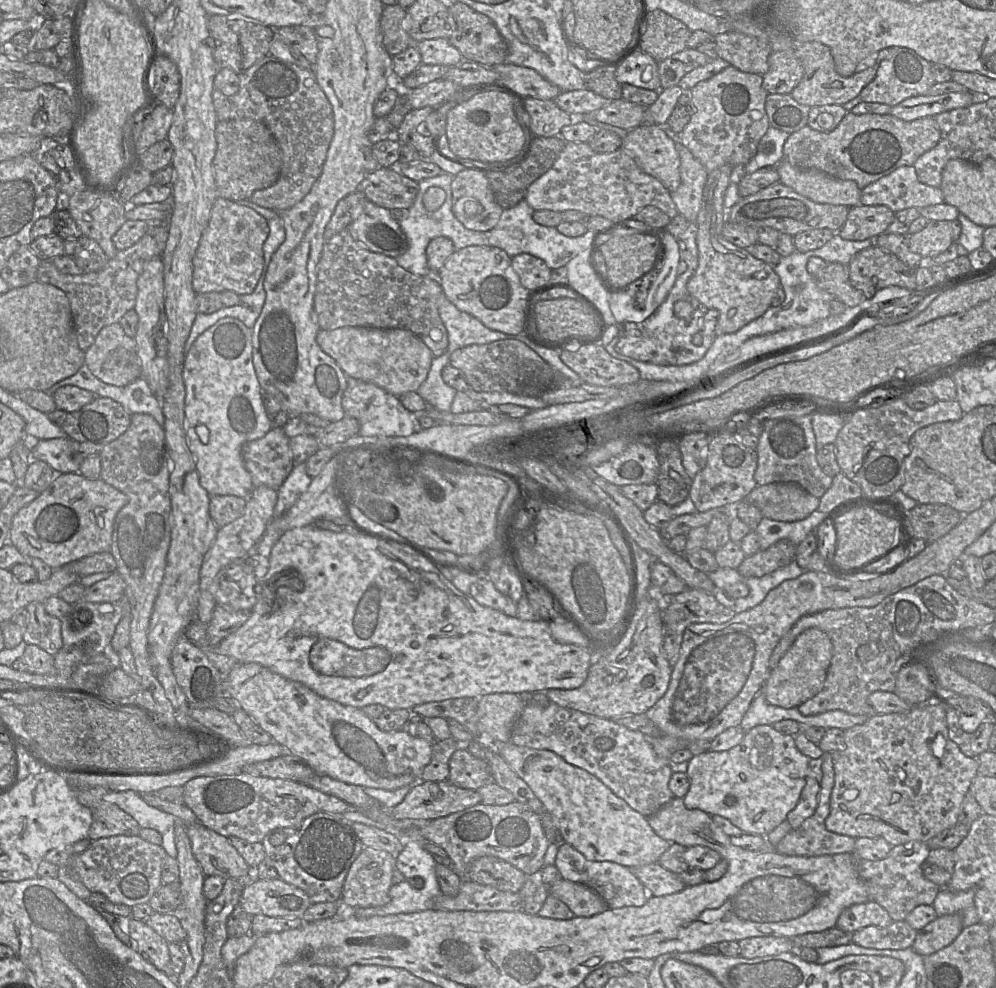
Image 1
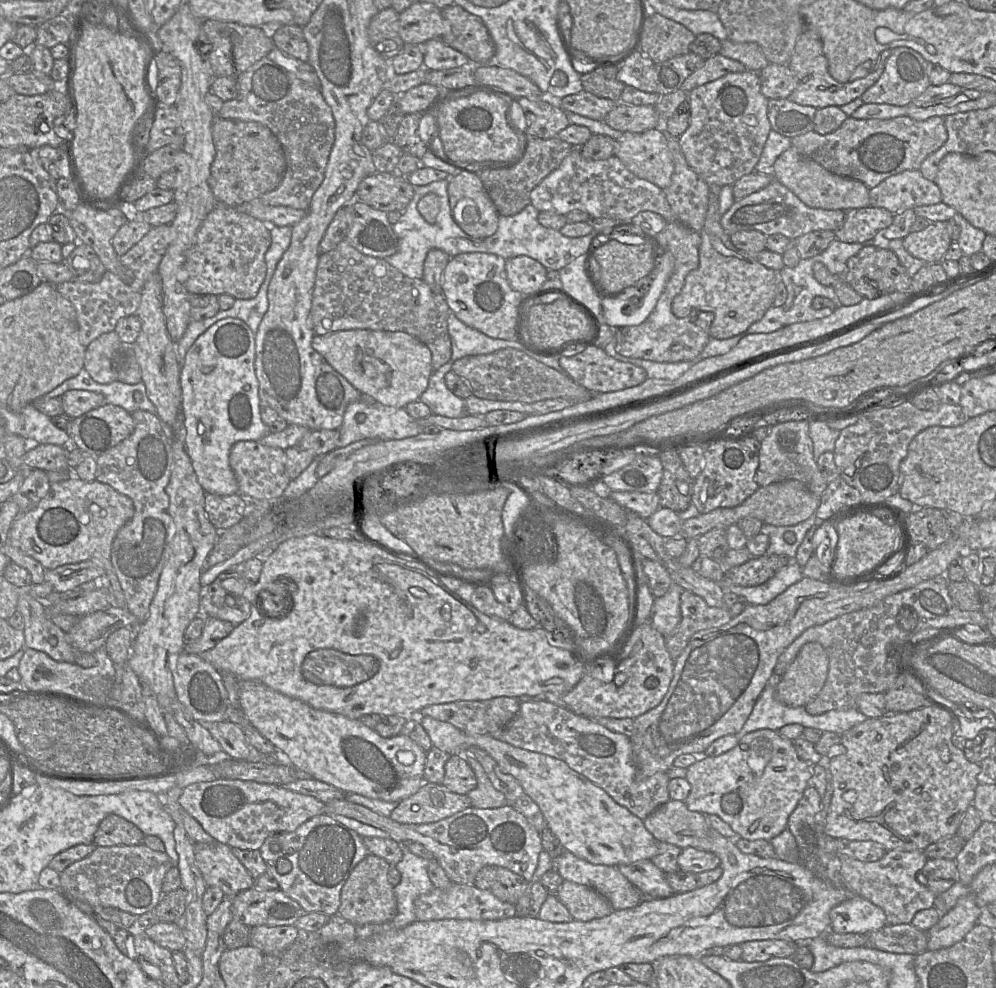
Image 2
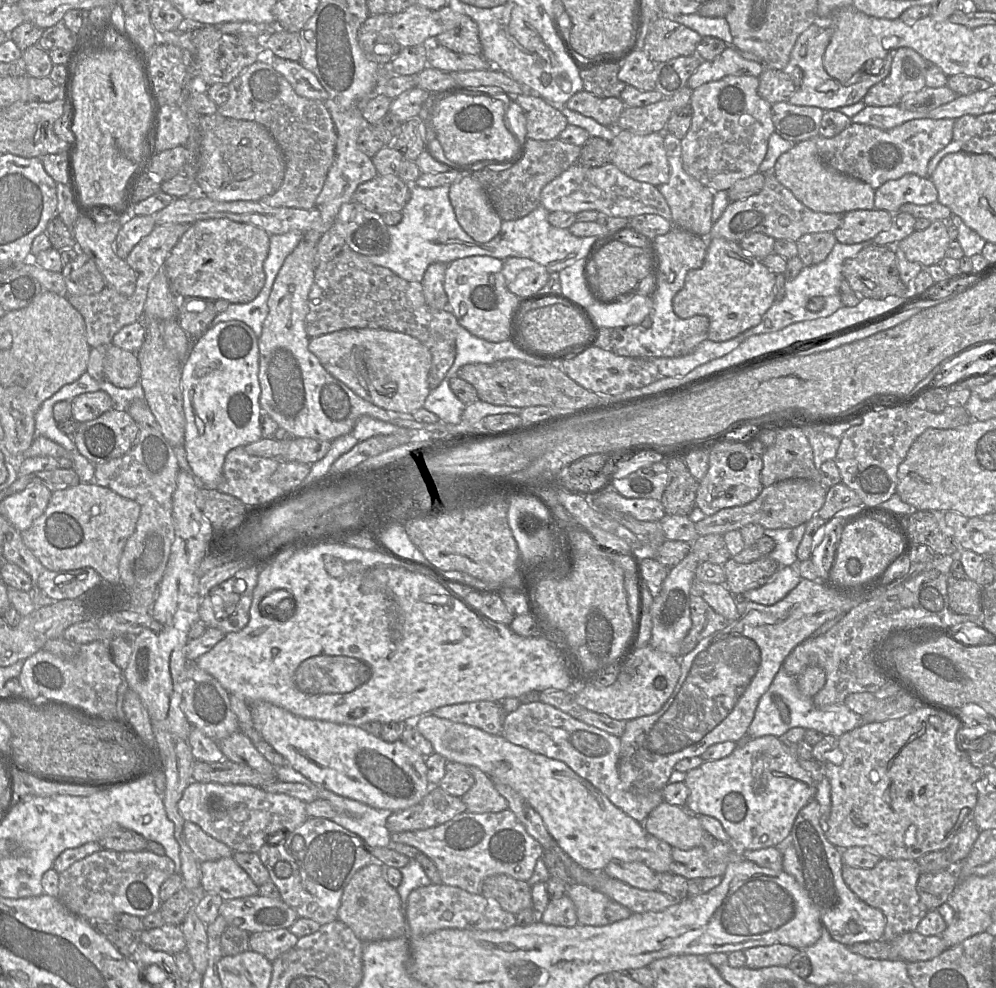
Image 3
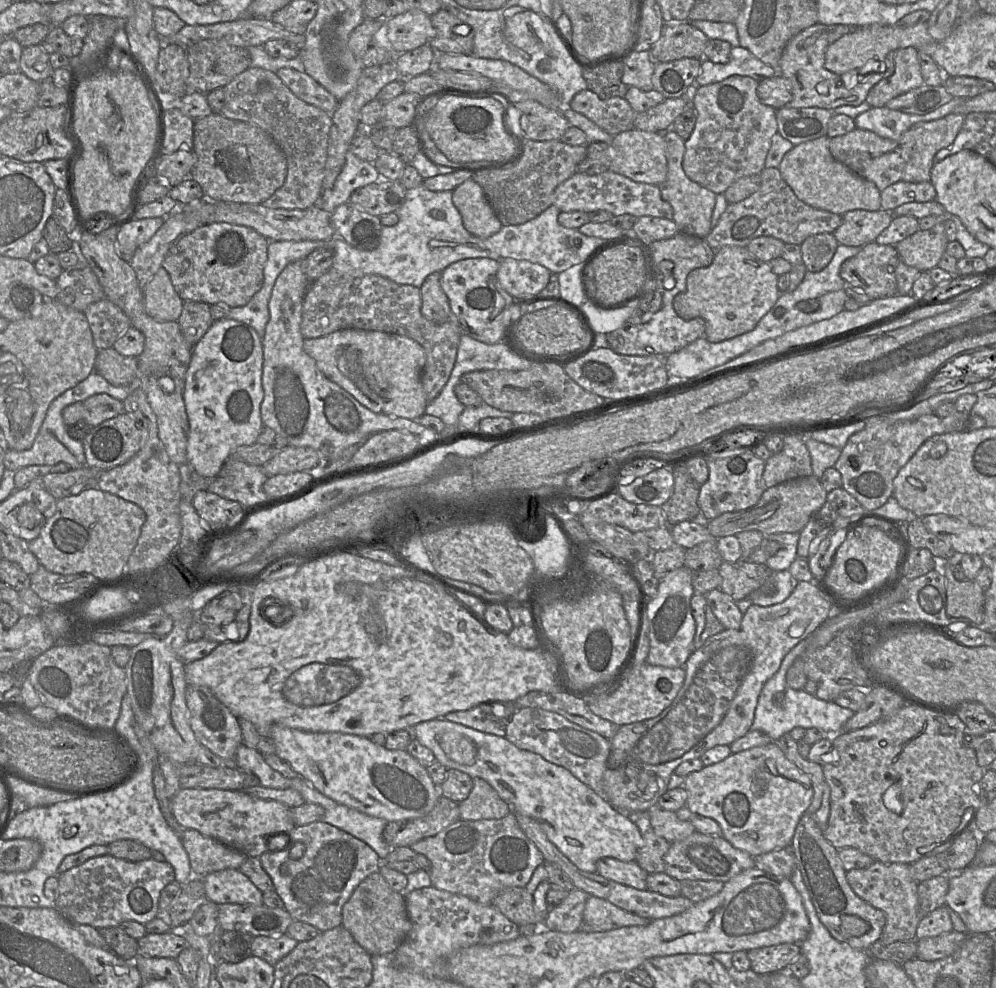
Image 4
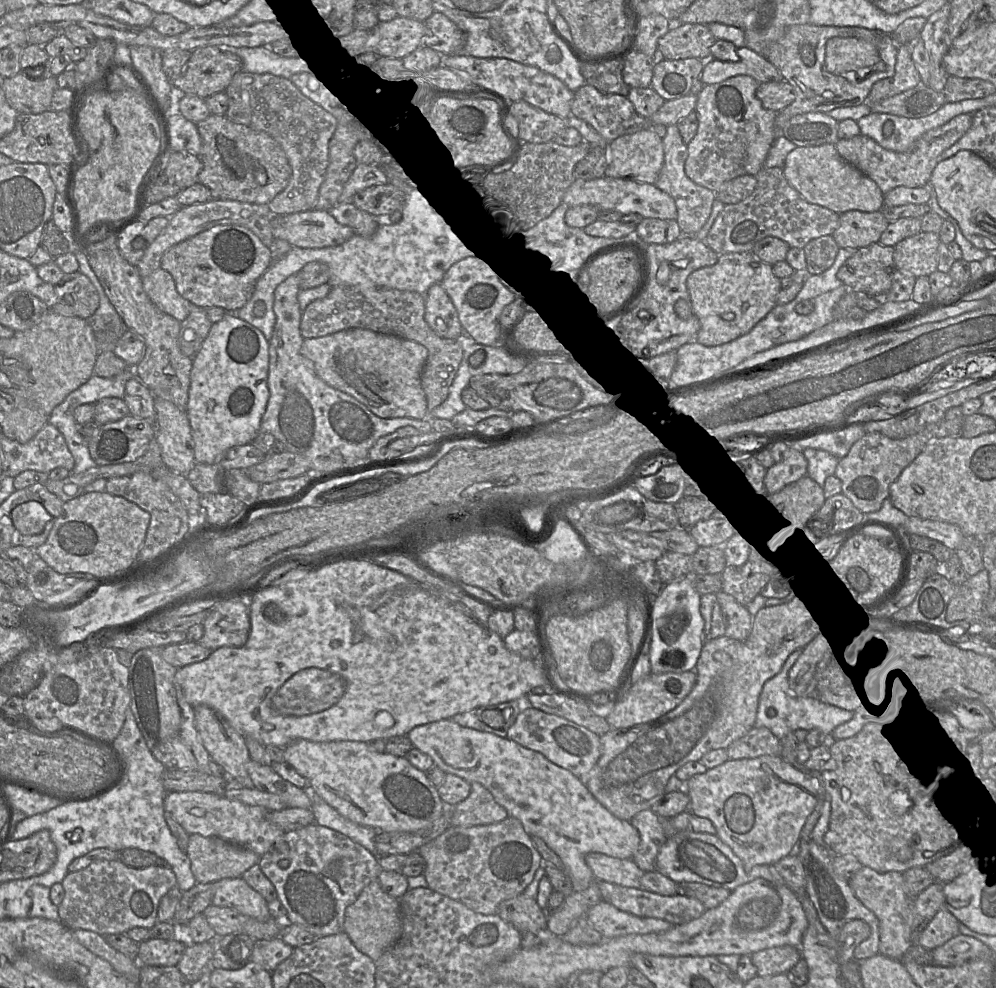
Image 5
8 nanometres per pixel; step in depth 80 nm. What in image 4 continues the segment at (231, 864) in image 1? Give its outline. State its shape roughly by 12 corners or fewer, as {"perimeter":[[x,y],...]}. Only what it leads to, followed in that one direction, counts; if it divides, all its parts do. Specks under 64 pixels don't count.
{"perimeter":[[239,869],[201,880],[216,904],[263,904],[262,892]]}

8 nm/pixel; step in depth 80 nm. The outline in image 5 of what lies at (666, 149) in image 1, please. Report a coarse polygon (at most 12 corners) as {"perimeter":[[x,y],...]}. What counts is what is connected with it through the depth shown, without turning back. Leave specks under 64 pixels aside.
{"perimeter":[[649,125],[609,143],[605,176],[655,184],[662,139]]}

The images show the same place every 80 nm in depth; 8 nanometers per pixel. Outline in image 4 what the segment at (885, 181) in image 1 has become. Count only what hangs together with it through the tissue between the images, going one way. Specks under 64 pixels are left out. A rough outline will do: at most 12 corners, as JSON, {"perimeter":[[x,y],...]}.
{"perimeter":[[898,181],[881,191],[881,209],[936,199],[929,182]]}

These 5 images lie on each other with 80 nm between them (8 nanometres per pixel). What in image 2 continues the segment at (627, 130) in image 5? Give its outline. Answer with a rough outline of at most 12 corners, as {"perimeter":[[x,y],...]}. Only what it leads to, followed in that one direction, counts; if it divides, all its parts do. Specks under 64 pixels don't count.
{"perimeter":[[584,90],[557,101],[570,111],[603,121],[617,104]]}

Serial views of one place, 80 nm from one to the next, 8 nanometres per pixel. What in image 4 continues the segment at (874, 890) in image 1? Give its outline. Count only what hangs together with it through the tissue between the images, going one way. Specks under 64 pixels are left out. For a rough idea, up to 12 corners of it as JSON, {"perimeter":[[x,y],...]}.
{"perimeter":[[910,864],[847,871],[856,895],[884,912],[882,944],[916,940],[922,918]]}

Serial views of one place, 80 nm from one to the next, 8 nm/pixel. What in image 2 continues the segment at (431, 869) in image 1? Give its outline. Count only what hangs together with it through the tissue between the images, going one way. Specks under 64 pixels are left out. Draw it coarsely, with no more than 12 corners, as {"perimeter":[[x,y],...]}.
{"perimeter":[[403,847],[394,866],[401,881],[393,887],[397,931],[414,921],[414,901],[435,888],[428,860]]}

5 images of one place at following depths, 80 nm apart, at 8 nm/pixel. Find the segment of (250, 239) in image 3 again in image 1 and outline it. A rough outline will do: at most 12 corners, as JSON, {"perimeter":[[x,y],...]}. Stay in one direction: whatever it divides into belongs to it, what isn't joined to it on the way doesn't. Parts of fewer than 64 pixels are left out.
{"perimeter":[[218,197],[193,258],[195,293],[251,294],[268,220]]}

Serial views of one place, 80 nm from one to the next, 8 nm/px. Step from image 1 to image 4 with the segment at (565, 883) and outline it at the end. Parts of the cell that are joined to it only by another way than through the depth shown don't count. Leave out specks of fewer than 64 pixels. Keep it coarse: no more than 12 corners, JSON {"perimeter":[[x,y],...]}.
{"perimeter":[[590,895],[580,930],[644,926],[651,919]]}

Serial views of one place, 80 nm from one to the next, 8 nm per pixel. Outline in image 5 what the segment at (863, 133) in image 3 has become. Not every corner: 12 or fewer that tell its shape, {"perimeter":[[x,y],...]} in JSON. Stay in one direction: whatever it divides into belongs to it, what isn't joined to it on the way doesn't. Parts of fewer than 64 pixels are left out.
{"perimeter":[[960,114],[927,131],[907,152],[862,134],[839,139],[842,159],[883,194],[922,187],[940,155],[969,130]]}

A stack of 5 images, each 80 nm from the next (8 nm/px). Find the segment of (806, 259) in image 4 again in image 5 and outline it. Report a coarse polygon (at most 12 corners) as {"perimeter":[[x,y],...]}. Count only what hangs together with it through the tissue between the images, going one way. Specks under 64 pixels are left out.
{"perimeter":[[832,235],[803,248],[808,275],[832,266],[840,249]]}

